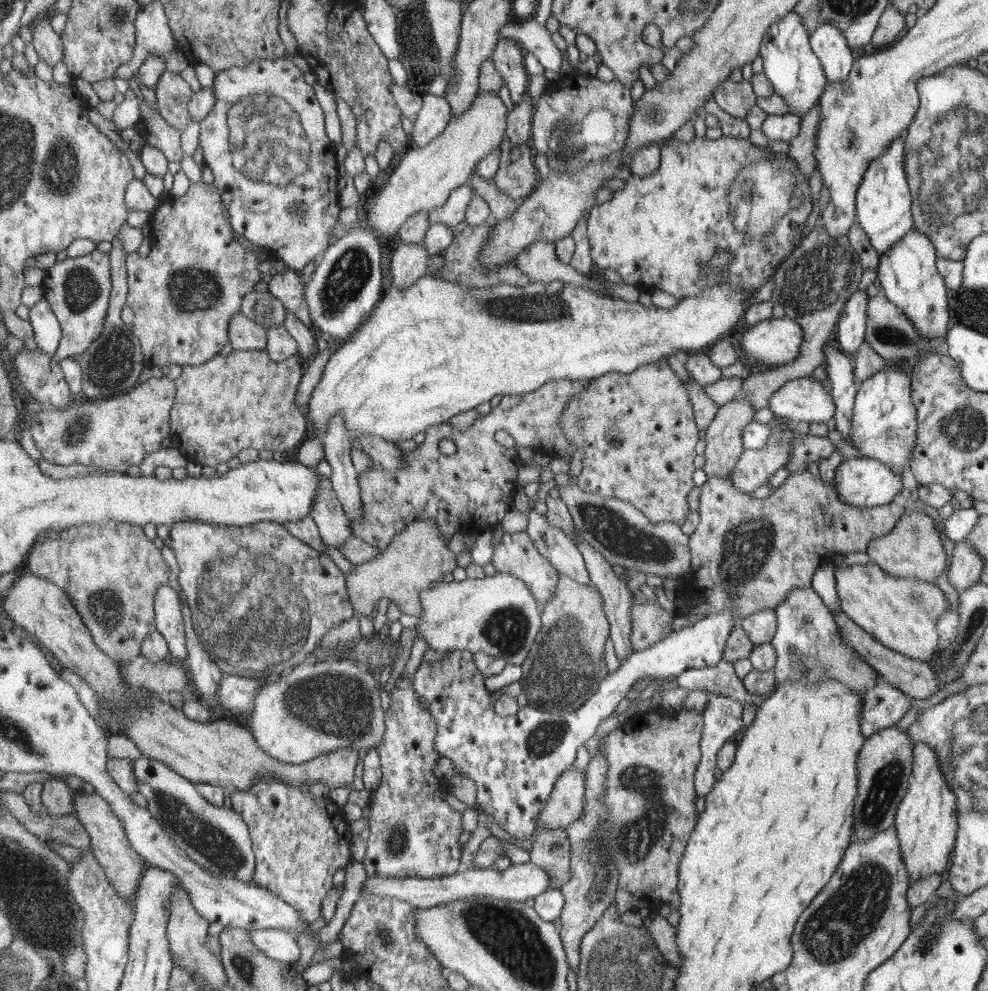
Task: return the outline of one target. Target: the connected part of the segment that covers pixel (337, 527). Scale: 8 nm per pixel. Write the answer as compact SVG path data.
M319 474L319 479L319 494L310 516L317 524L323 542L338 549L351 537L350 520L337 499L330 478Z

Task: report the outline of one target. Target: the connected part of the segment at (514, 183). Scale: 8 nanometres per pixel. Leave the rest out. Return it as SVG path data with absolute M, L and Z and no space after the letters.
M504 138L499 152L499 170L494 184L510 198L522 200L535 190L540 177L534 164L534 148L530 142L513 145Z

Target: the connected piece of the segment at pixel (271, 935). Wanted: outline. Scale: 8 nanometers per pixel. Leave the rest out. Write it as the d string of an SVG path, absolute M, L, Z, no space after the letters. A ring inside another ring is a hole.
M280 928L249 931L251 941L268 956L294 964L300 959L300 947L296 943L296 934Z

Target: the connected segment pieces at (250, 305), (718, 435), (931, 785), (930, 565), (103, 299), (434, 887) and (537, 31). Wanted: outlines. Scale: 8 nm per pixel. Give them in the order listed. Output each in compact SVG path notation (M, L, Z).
M256 292L244 296L240 312L258 325L270 330L285 323L286 310L278 298L270 292Z
M744 397L732 399L719 407L714 420L712 420L712 423L707 428L705 437L706 447L704 455L706 463L704 463L702 469L707 474L708 478L711 476L720 478L728 477L734 470L736 463L742 456L742 452L746 451L742 440L742 431L744 431L744 427L748 427L748 424L754 421L756 412L757 408L753 407L753 404Z
M919 742L913 748L914 762L908 779L906 795L898 805L894 820L901 855L911 884L948 868L953 852L958 822L956 822L956 796L938 764L937 752L928 743Z
M906 505L895 527L884 536L868 543L867 553L871 562L878 564L884 572L894 576L916 577L932 583L948 570L948 554L942 545L942 519L930 508L918 505Z
M96 248L86 256L66 257L48 268L46 273L42 285L45 300L51 304L51 309L63 326L63 340L60 341L60 349L54 358L62 361L77 354L82 355L102 334L104 319L108 313L108 299L112 289L109 253Z
M531 861L524 864L511 864L506 870L488 868L464 868L454 874L438 878L398 878L398 877L368 877L363 883L362 895L374 895L374 897L386 897L404 901L416 909L434 908L444 906L454 900L476 896L488 896L506 901L522 901L536 899L538 895L546 892L551 883L551 876Z
M534 17L518 24L505 24L499 32L499 40L503 38L515 40L525 51L535 54L545 70L560 73L563 53L552 41L548 29Z

